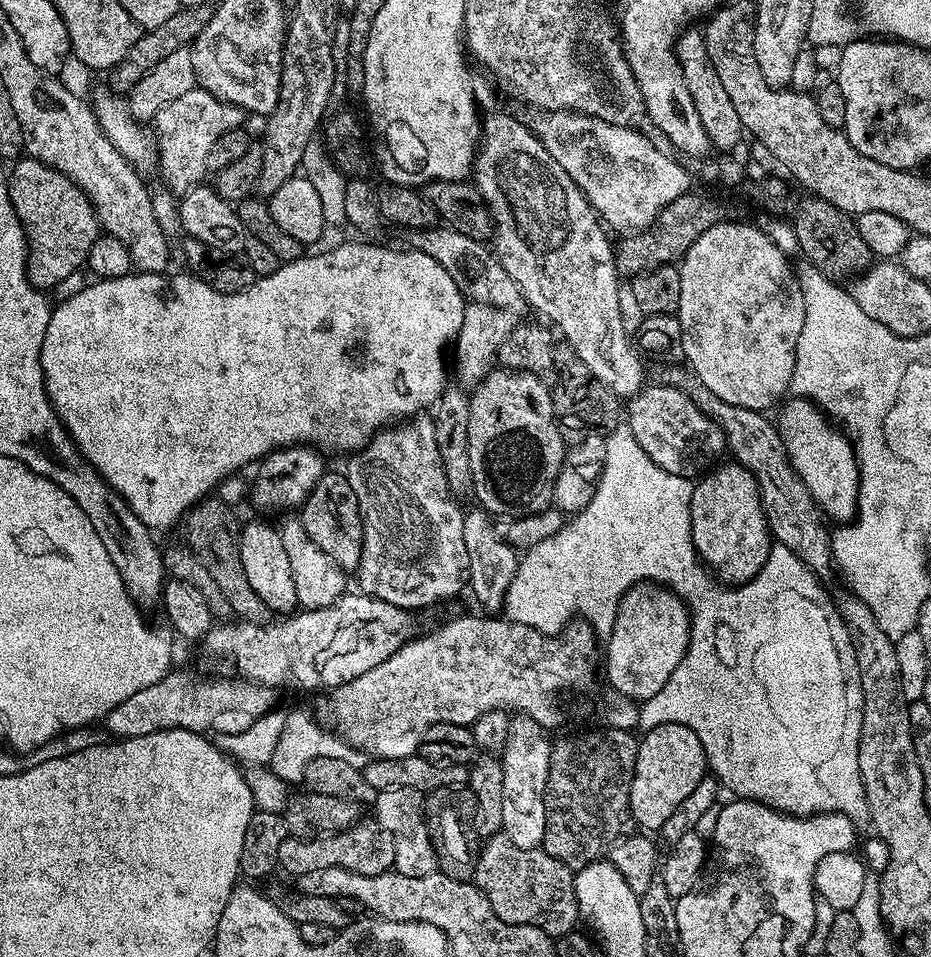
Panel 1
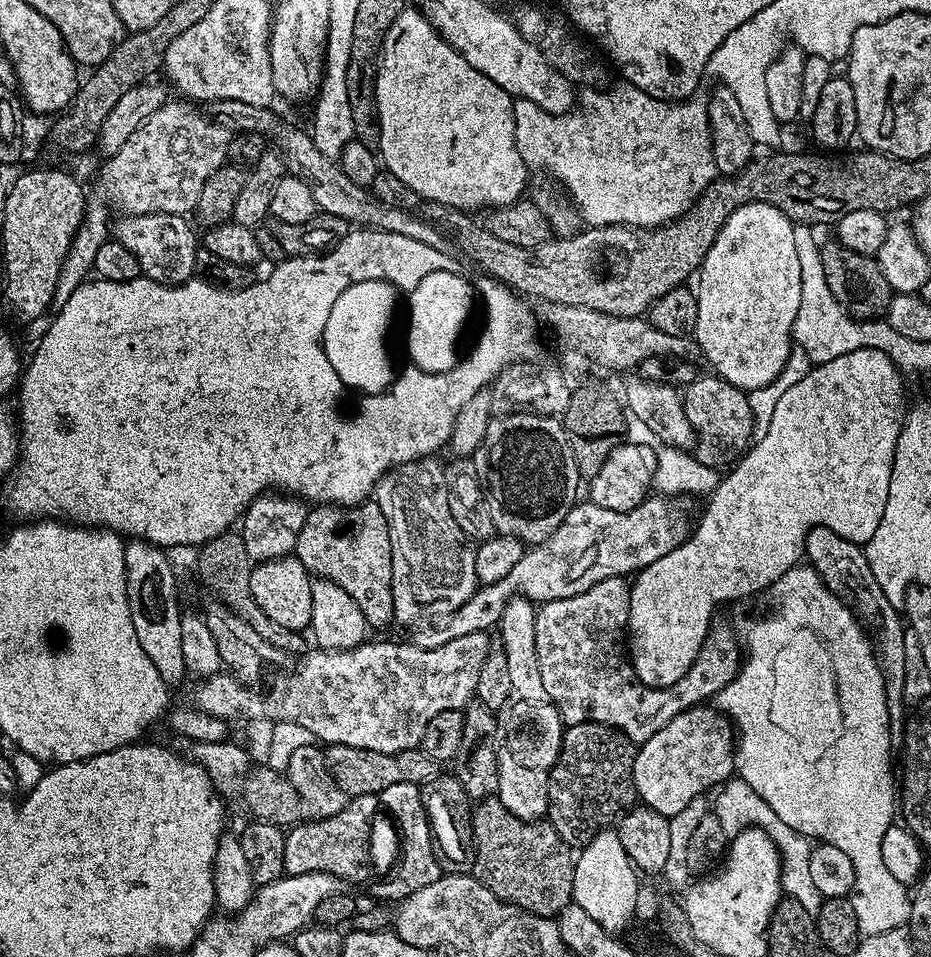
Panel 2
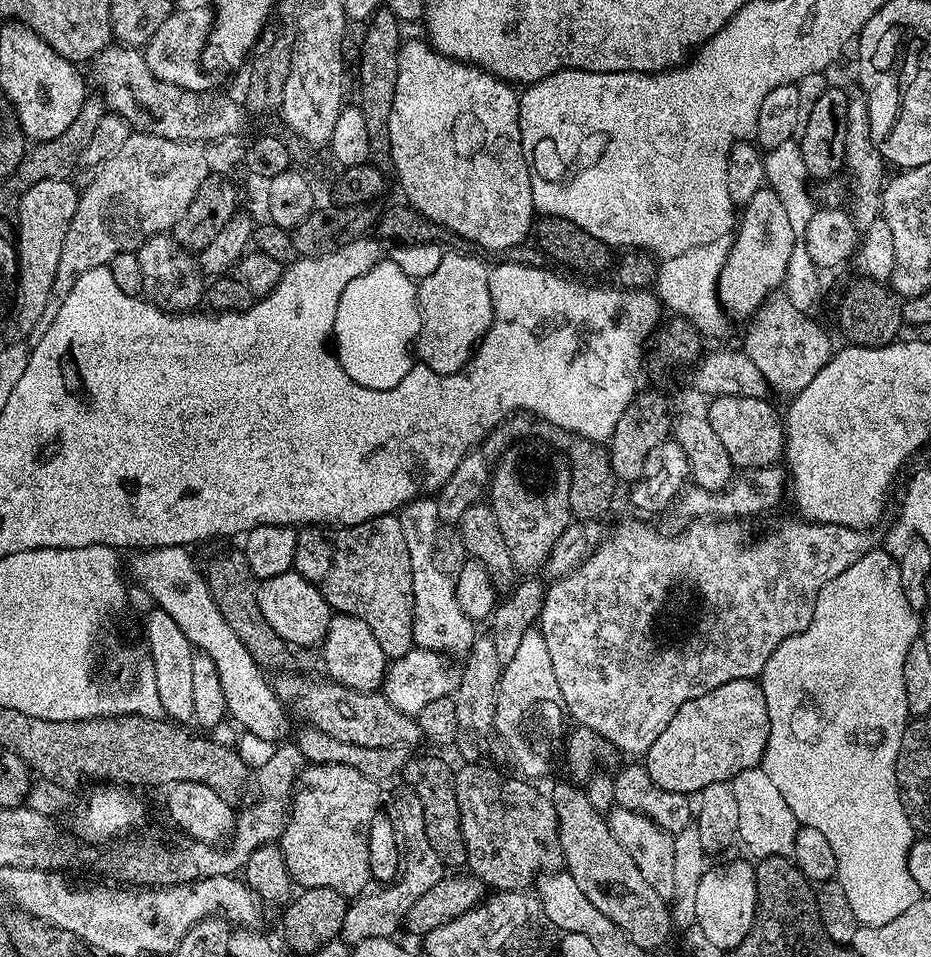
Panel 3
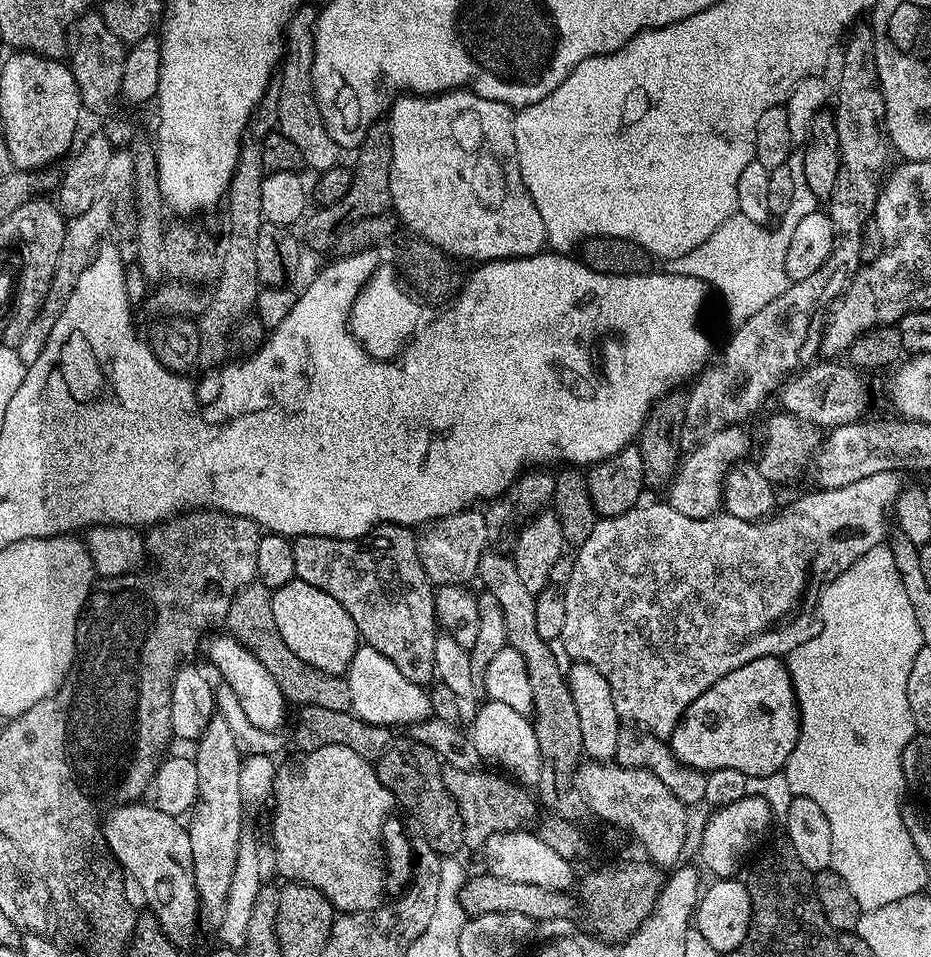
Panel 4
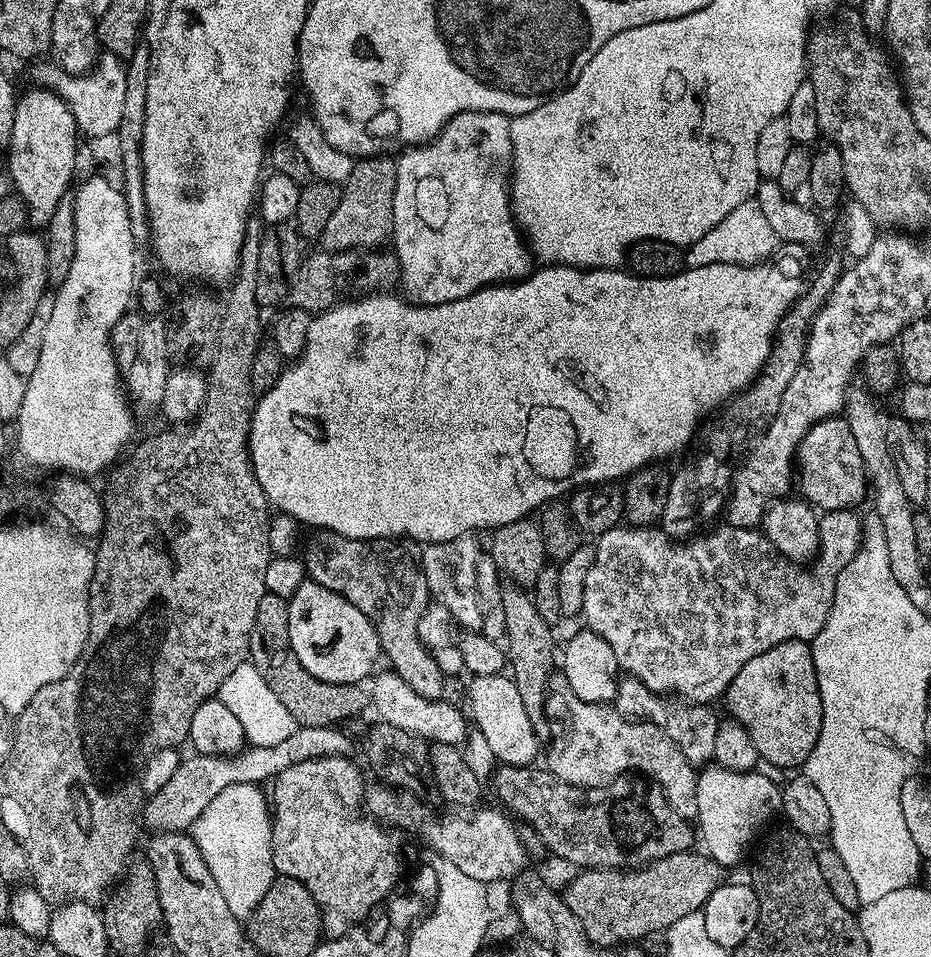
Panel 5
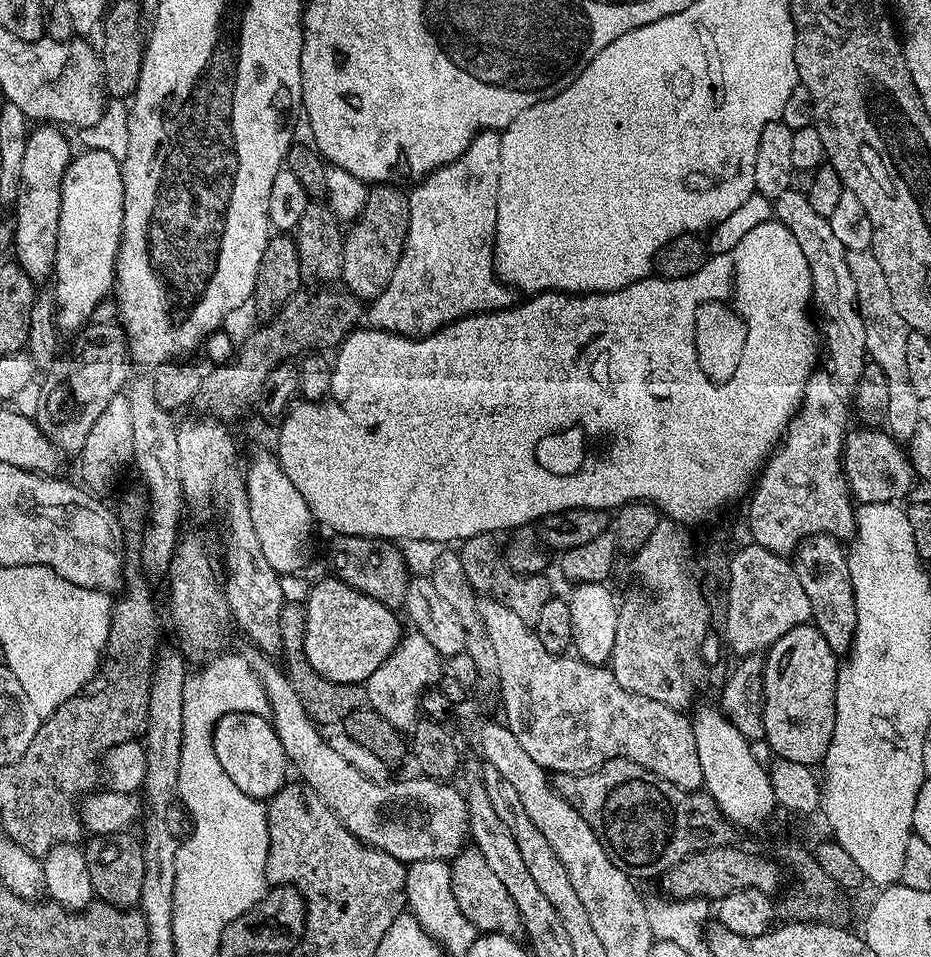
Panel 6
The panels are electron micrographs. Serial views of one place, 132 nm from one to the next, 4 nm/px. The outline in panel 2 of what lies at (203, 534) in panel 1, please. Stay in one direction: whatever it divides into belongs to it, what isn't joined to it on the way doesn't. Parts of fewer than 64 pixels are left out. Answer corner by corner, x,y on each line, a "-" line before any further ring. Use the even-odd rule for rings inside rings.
229,530
223,532
221,536
215,536
214,539
199,545
197,552
200,553
196,556
196,572
200,575
201,582
212,591
211,595
215,599
220,600
230,610
234,610
234,614
246,618
246,622
250,622
250,626
254,626
254,630
258,630
258,634
262,634
262,638
266,638
266,642
270,642
282,654
288,652
303,654
309,651
309,641
307,639
304,641
305,637
301,633
286,630
286,626
278,626
278,622
266,618
266,614
262,614
262,606
254,602
254,594
250,594
250,574
254,564
246,554
246,546
239,531

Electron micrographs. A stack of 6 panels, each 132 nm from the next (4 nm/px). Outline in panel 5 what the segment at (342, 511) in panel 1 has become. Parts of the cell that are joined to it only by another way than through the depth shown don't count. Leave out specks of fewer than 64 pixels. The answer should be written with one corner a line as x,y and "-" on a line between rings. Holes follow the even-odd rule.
316,530
311,533
304,552
302,548
302,559
307,579
313,580
318,586
326,586
326,590
334,590
334,594
342,594
374,626
374,630
380,639
380,650
383,659
389,660
391,671
395,672
414,694
422,694
427,700
442,700
442,686
445,674
434,662
434,658
428,653
428,647
418,638
418,622
422,622
422,614
430,603
428,587
426,586
426,574
420,567
421,549
417,541
407,538
389,538
387,540
355,540
346,538
337,532
326,532

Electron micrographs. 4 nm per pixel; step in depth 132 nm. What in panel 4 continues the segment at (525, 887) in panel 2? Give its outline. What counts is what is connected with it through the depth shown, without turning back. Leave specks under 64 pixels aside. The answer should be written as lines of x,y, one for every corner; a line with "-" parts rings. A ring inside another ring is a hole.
444,768
442,782
446,782
446,790
450,790
450,798
458,802
458,814
462,814
464,827
464,843
470,849
483,849
489,838
499,832
519,832
527,829
532,819
535,821
538,800
532,796
527,787
513,782
507,775
496,770
456,770

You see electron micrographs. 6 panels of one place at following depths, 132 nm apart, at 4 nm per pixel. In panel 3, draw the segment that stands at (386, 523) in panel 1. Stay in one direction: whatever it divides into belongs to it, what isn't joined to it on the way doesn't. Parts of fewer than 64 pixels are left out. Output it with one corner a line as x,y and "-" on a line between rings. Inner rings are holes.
420,497
404,505
399,512
402,534
410,555
412,603
412,640
422,649
441,654
465,655
476,637
475,623
463,614
458,604
457,584
467,553
459,533
437,514
431,497

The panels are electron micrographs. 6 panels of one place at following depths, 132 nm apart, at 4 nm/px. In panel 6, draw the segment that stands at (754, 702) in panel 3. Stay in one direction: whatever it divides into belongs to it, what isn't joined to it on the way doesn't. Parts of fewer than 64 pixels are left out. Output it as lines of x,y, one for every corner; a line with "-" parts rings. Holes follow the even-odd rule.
809,622
786,630
764,656
764,740
772,747
773,757
816,766
823,761
834,734
836,717
836,673
838,656
830,650
830,642
822,638
816,625

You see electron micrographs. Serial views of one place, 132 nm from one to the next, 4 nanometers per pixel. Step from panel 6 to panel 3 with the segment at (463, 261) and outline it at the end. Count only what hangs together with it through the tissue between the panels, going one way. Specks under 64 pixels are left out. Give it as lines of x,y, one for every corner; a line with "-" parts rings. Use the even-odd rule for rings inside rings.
423,39
401,43
400,61
398,62
398,78
394,86
394,106
390,110
390,146
392,147
392,168
400,179
400,188
404,191
403,199
412,207
418,209
428,220
433,220
441,228
447,230
453,237
461,236
488,252
507,253
513,248
519,248
524,240
533,235
534,217
537,215
536,203
532,197
530,186
530,170
522,150
520,141
520,98
517,89
506,80
499,80
497,76
483,72
473,64
462,64
459,60
451,60
437,52
431,44

